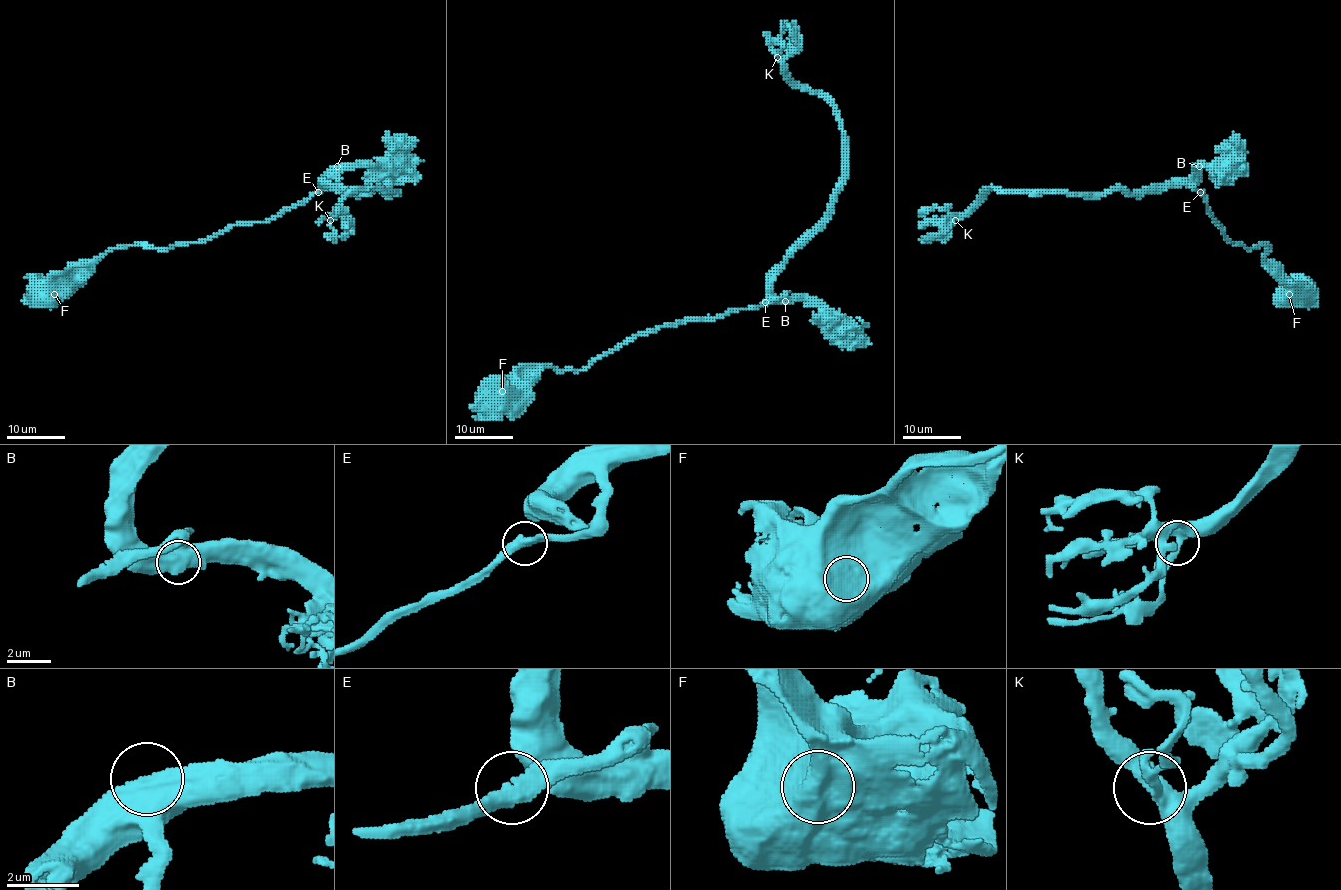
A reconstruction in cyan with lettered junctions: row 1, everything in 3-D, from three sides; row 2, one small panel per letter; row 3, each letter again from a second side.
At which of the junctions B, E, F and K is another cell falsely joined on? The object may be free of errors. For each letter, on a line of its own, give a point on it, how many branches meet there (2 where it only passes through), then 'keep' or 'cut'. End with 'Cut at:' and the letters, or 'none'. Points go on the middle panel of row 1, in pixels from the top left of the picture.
B: at (785, 301); 1 branches meet; keep
E: at (765, 302); 2 branches meet; keep
F: at (502, 391); 2 branches meet; keep
K: at (777, 57); 3 branches meet; keep
Cut at: none

